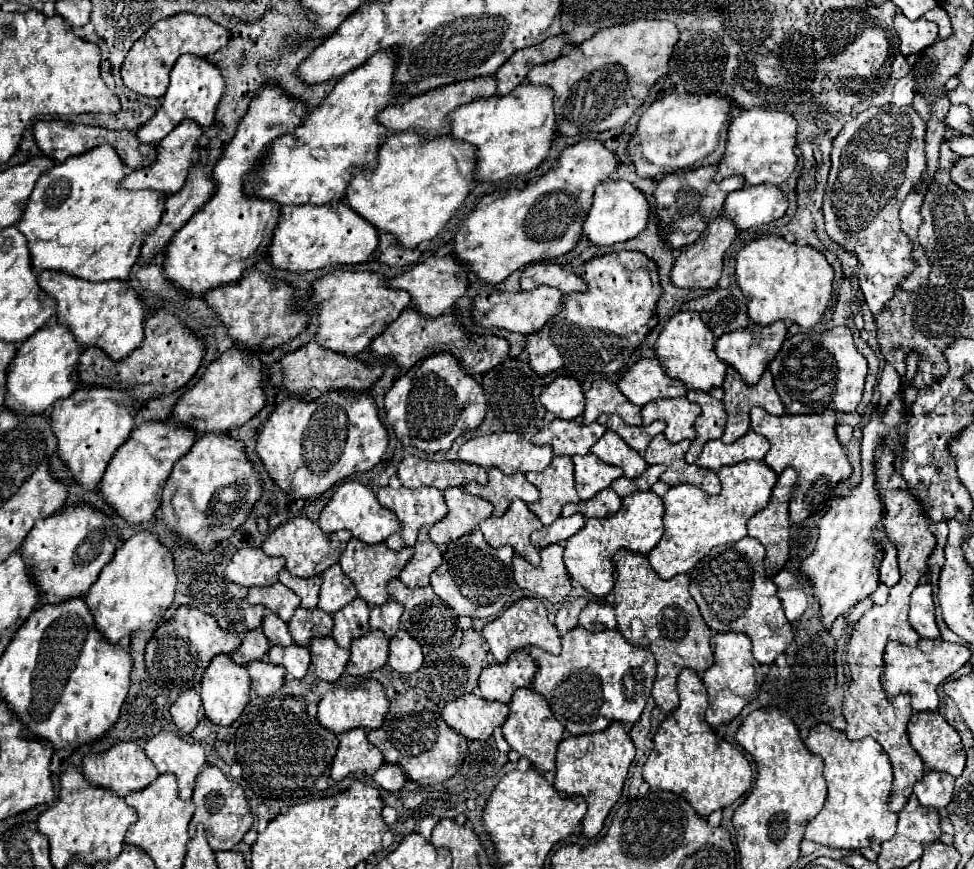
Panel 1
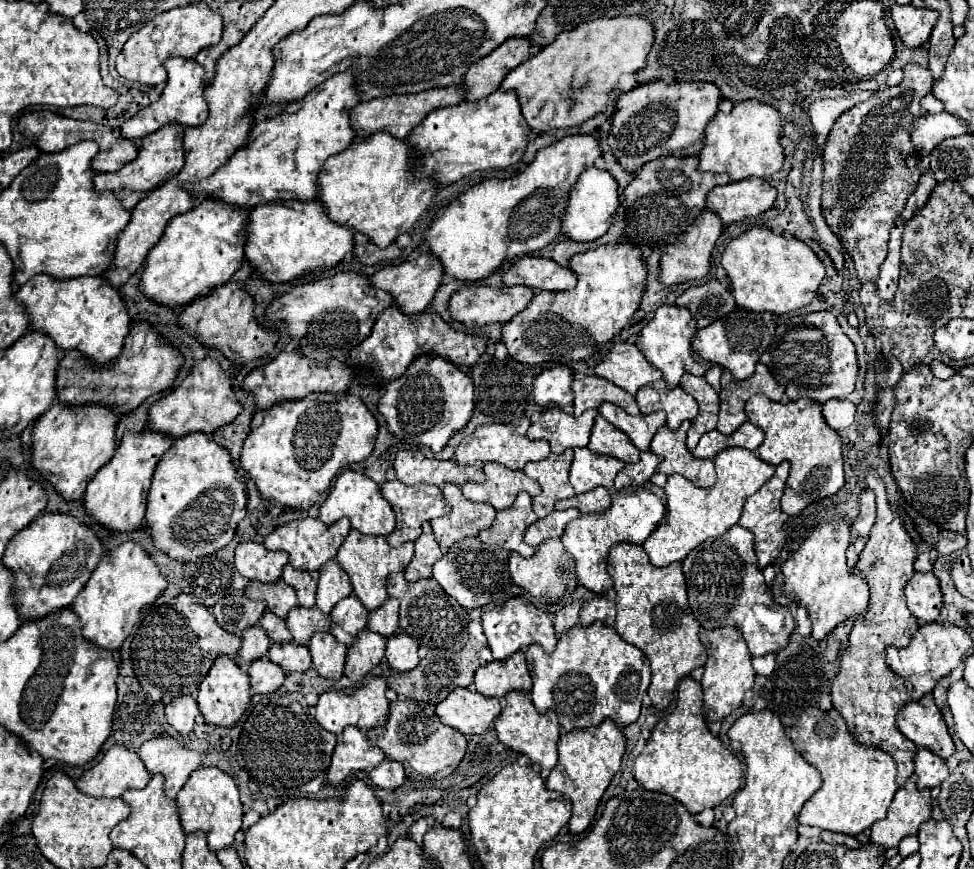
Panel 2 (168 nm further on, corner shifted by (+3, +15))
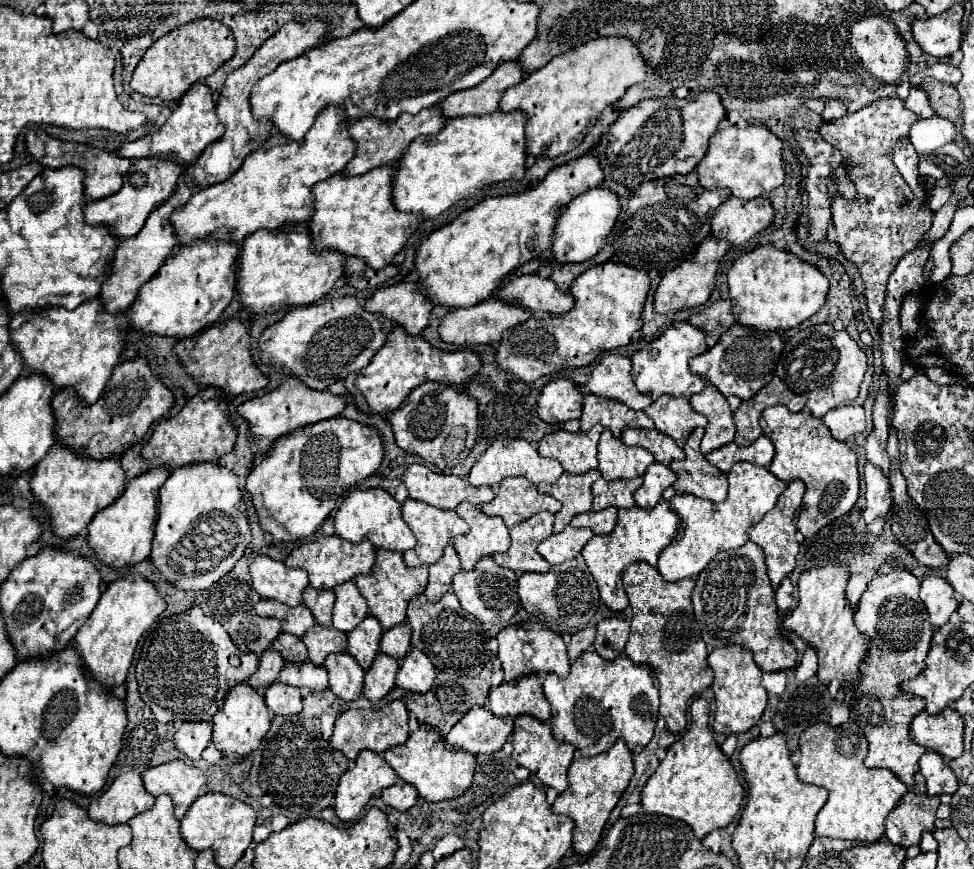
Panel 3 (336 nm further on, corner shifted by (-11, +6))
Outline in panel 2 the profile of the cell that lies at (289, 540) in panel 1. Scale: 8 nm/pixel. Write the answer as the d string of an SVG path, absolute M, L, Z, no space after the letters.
M303 518L303 520L293 520L285 526L275 528L275 532L271 532L265 538L265 548L267 550L285 550L289 554L289 562L293 568L297 570L319 570L327 560L337 556L339 546L343 544L345 536L351 530L351 522L349 520L339 520L337 524L323 524L317 518Z

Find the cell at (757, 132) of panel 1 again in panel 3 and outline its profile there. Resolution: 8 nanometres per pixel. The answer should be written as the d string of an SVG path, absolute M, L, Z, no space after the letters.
M747 125L745 129L741 127L725 127L719 129L709 143L707 155L703 157L703 161L697 165L697 173L699 173L699 183L705 189L715 189L715 187L729 187L731 193L739 199L755 199L755 197L763 197L769 195L771 189L779 187L785 183L785 163L783 163L783 141L771 133L771 129L767 125Z

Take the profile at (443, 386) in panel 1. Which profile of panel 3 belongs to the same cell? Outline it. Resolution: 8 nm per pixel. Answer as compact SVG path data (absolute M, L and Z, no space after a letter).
M427 381L415 387L415 391L401 403L399 409L395 409L393 417L389 419L395 433L395 443L403 451L423 457L441 471L451 469L469 455L477 441L477 407L479 401L475 401L475 397L467 397L463 387Z

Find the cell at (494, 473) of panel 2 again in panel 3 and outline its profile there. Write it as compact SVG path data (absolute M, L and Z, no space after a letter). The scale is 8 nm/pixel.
M523 477L503 479L495 499L481 505L481 511L485 515L489 517L499 515L507 527L513 527L515 523L521 523L539 511L557 513L559 509L561 509L559 501L555 501L547 493L539 493L539 489Z

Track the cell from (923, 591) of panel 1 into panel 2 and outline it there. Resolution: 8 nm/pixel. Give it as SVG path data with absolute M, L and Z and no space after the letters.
M915 572L905 586L907 606L919 622L935 622L943 608L943 594L933 572Z

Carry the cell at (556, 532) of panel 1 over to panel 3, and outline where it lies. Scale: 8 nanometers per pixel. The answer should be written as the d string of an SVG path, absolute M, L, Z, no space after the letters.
M567 525L559 535L551 535L545 541L539 543L539 553L543 559L547 559L551 565L559 565L567 559L573 559L581 553L583 545L593 537L591 529L575 529Z

